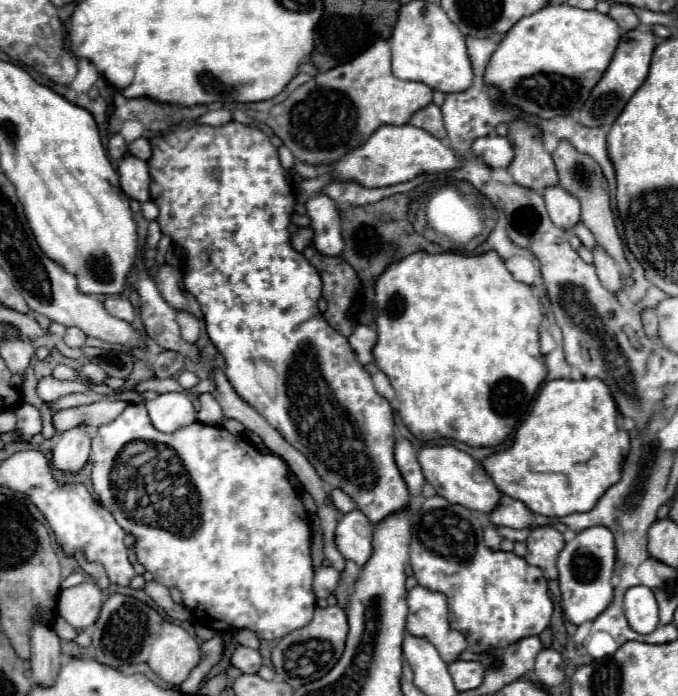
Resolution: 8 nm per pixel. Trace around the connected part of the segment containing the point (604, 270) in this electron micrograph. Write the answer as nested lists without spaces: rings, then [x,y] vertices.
[[[595,247],[593,251],[593,265],[597,269],[597,277],[601,281],[601,285],[613,293],[613,295],[619,295],[621,289],[623,289],[623,277],[619,273],[619,267],[615,265],[615,261],[611,261],[611,257],[607,257],[607,253],[603,253],[603,249]]]

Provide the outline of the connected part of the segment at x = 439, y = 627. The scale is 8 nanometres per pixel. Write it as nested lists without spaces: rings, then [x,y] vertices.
[[[413,587],[407,595],[407,605],[409,605],[409,615],[407,615],[407,633],[413,637],[423,637],[427,639],[443,657],[445,663],[453,663],[459,659],[459,655],[465,651],[467,641],[461,633],[451,631],[449,621],[447,621],[447,599],[443,597],[443,593],[435,593],[435,591],[427,591],[423,587]]]

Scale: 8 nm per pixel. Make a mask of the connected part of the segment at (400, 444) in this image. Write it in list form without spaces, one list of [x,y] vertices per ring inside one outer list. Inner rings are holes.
[[[401,439],[395,443],[395,461],[397,461],[397,467],[399,467],[403,479],[409,487],[411,497],[421,497],[427,481],[425,481],[425,475],[421,471],[421,465],[417,461],[415,449],[407,439]]]

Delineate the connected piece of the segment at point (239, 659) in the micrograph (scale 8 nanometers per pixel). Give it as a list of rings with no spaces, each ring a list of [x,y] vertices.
[[[239,645],[231,655],[231,665],[235,665],[241,673],[257,673],[261,667],[261,655],[255,649]]]

